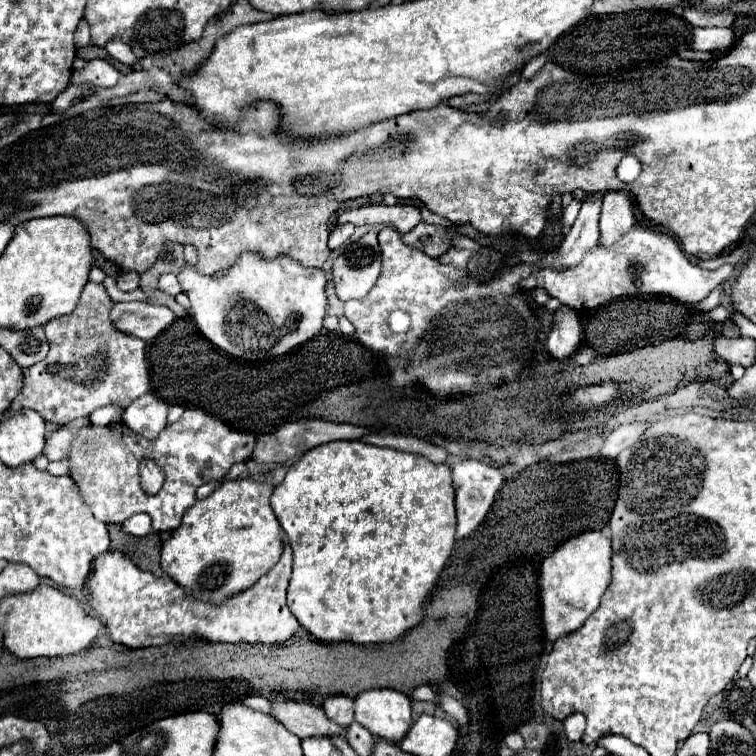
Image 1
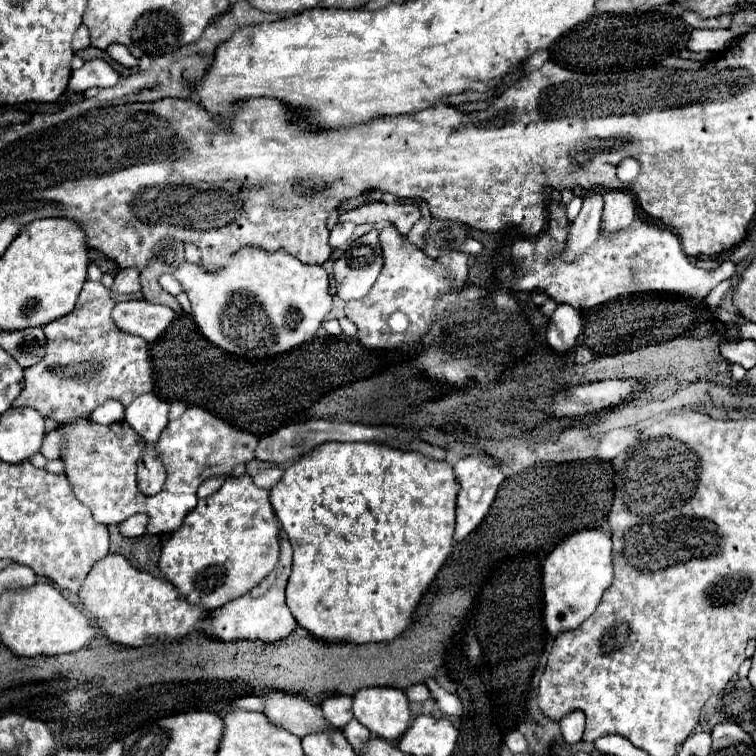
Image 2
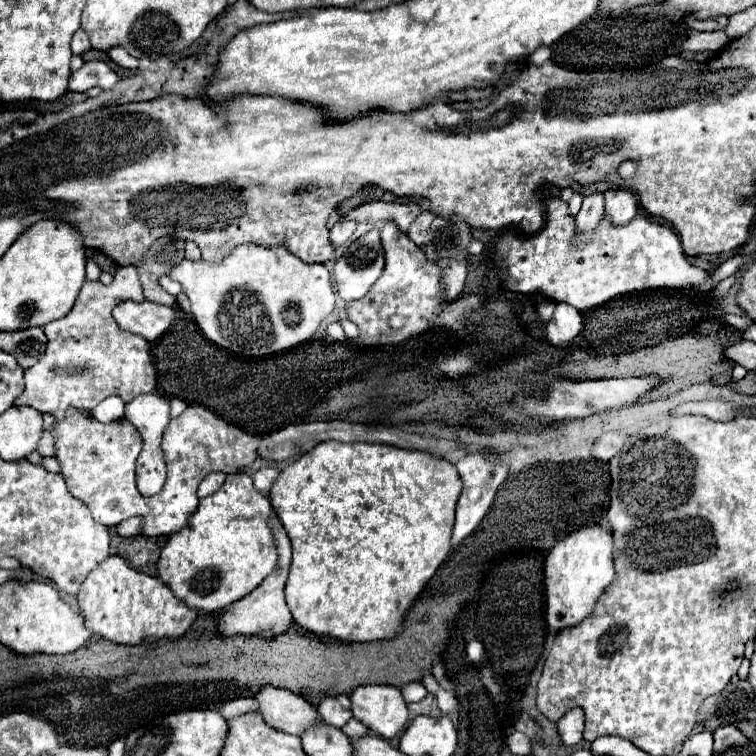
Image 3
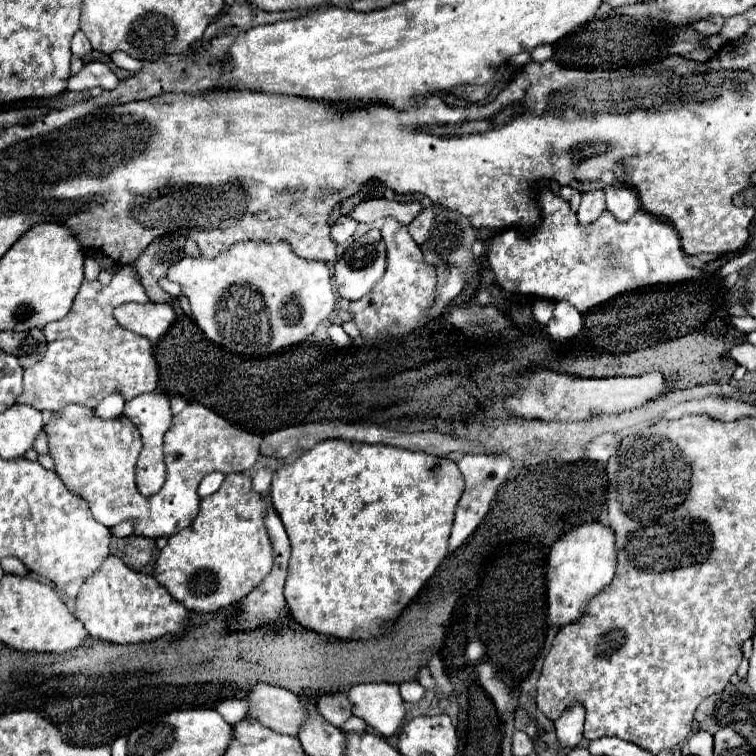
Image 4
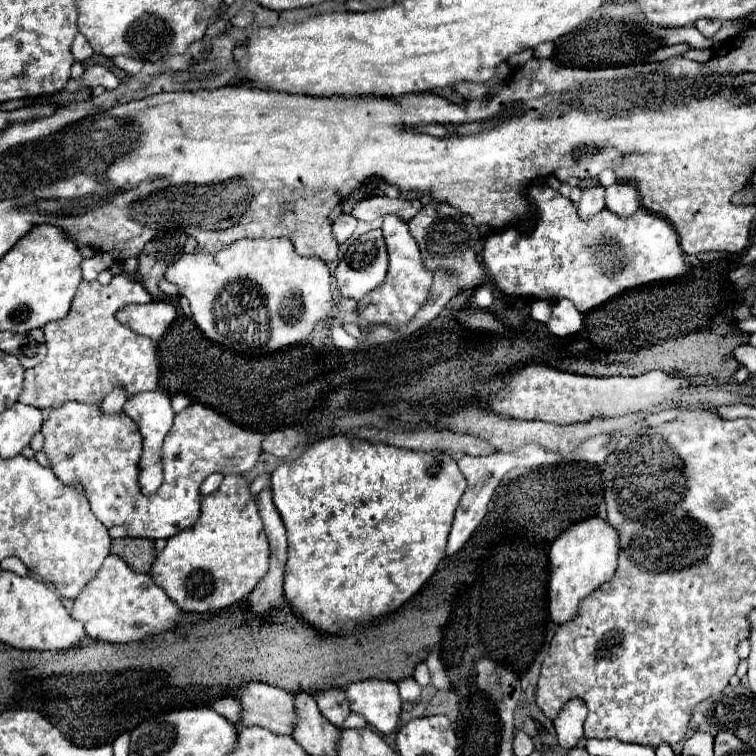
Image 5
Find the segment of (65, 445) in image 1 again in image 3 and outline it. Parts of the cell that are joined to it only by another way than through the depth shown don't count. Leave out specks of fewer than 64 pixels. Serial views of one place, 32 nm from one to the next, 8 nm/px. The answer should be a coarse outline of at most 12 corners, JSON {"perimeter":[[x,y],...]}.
{"perimeter":[[44,430],[37,448],[41,456],[54,458],[54,434]]}

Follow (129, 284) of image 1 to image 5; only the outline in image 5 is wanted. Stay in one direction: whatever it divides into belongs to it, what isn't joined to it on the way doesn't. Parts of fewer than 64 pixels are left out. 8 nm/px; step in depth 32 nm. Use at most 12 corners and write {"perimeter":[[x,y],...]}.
{"perimeter":[[126,270],[82,280],[44,326],[18,402],[96,404],[156,390],[152,340],[114,316],[152,298]]}

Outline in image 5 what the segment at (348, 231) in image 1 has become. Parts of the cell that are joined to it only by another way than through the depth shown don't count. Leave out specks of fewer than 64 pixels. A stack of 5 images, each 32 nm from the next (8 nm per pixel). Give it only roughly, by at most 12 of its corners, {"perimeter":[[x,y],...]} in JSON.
{"perimeter":[[340,214],[332,224],[338,244],[352,236],[356,220],[350,214]]}

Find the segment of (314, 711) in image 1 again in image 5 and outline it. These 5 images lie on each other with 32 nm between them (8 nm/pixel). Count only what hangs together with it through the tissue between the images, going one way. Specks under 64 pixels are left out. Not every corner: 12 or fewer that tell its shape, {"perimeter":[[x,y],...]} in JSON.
{"perimeter":[[262,682],[240,688],[240,724],[292,734],[294,694]]}

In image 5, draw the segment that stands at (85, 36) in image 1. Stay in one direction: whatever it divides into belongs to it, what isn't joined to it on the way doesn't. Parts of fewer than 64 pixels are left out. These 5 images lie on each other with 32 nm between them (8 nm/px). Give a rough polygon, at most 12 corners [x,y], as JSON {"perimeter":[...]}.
{"perimeter":[[80,32],[72,42],[72,54],[84,62],[94,54],[88,40]]}

